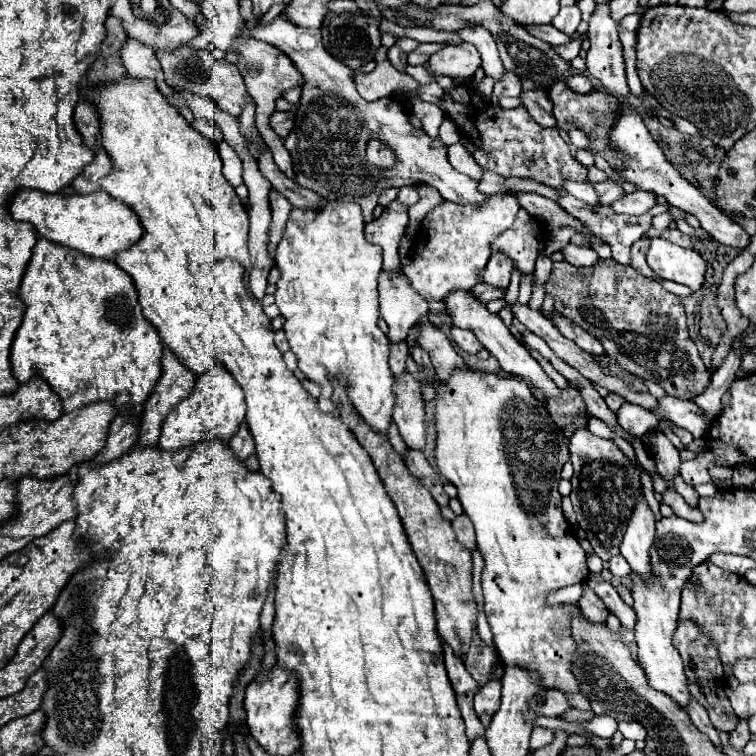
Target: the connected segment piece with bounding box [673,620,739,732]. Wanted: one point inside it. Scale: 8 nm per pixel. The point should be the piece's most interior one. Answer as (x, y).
(703, 669)

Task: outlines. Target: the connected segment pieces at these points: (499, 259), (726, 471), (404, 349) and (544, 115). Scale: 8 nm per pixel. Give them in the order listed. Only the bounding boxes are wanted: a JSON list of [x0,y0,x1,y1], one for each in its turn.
[[483,252,513,290],[708,465,733,481],[389,342,409,376],[519,90,555,128]]

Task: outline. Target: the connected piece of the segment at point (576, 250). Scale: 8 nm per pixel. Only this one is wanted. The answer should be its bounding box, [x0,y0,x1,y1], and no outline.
[561,244,599,266]

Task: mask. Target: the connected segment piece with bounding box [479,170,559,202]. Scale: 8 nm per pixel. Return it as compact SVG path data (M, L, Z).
M485 170L485 176L479 184L479 192L485 192L485 194L491 194L491 192L509 192L509 190L523 190L523 192L535 192L539 196L545 196L545 198L553 198L559 202L559 192L553 190L551 186L545 186L545 184L539 184L535 180L521 180L521 178L501 178L497 176L495 172L489 172Z

